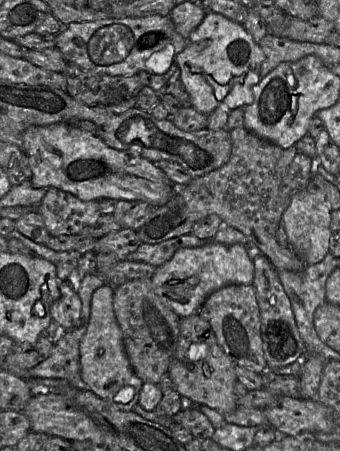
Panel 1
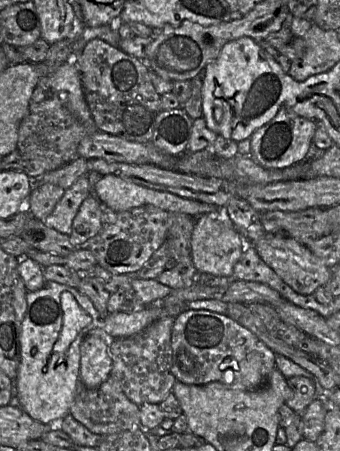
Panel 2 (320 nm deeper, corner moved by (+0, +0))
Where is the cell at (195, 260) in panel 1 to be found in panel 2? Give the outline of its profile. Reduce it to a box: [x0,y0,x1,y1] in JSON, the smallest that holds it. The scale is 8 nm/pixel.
[17,281,187,426]

